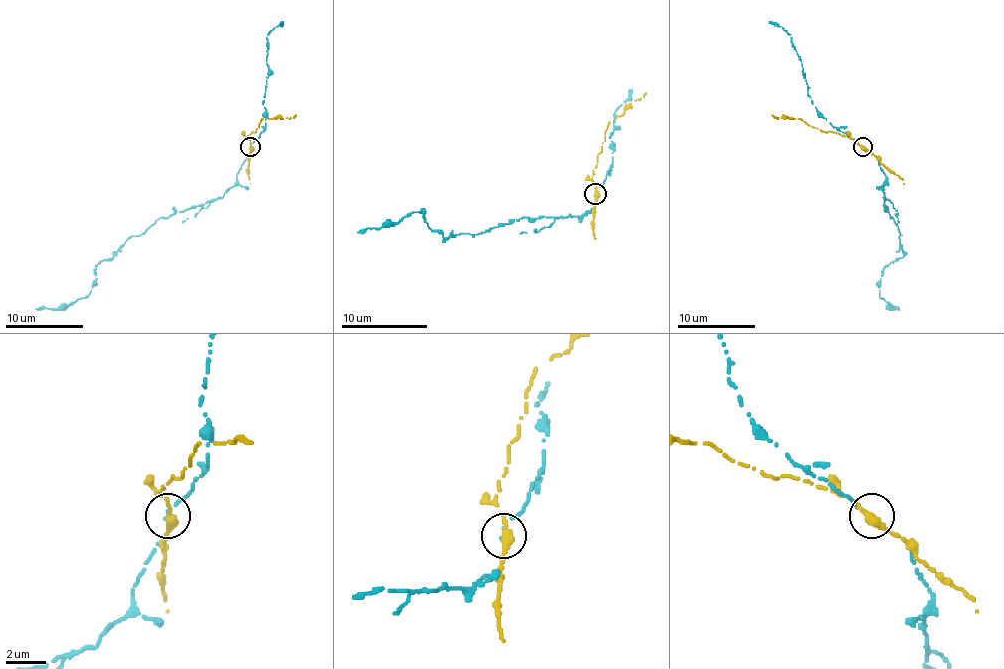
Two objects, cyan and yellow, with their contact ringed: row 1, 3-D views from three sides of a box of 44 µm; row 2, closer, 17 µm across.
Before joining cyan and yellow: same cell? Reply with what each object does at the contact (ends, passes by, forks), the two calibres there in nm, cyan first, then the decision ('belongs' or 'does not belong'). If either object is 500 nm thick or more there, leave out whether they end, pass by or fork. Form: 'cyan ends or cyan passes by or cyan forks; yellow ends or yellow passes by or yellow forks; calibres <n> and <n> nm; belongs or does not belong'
cyan ends; yellow passes by; calibres 70 and 360 nm; does not belong

